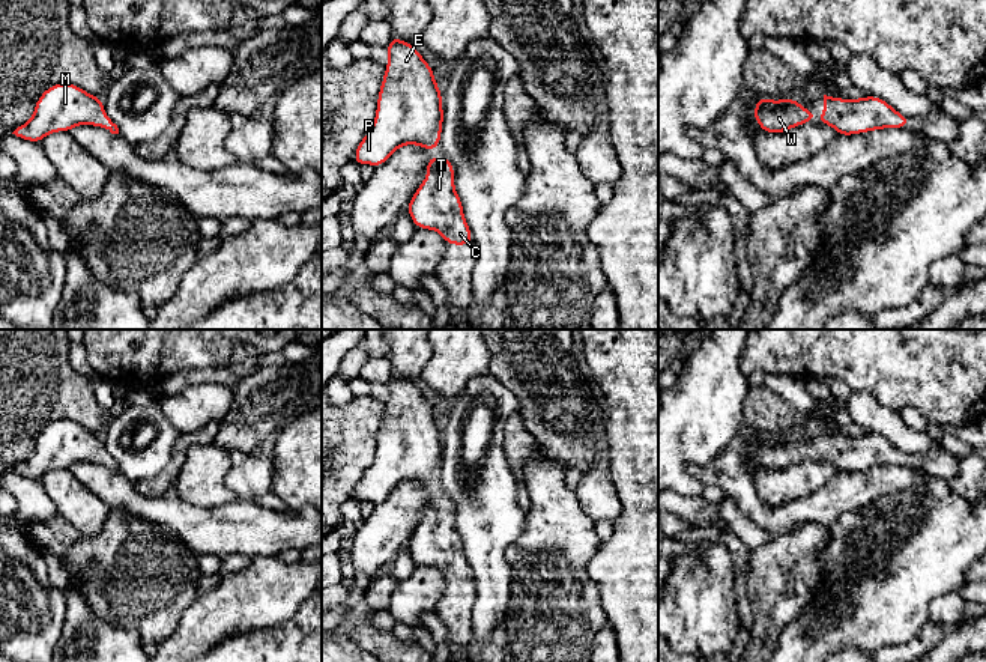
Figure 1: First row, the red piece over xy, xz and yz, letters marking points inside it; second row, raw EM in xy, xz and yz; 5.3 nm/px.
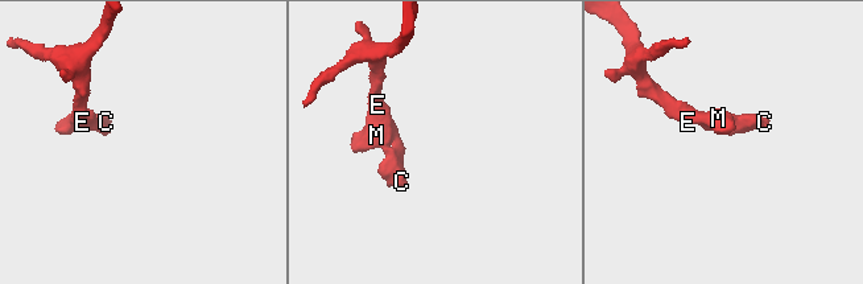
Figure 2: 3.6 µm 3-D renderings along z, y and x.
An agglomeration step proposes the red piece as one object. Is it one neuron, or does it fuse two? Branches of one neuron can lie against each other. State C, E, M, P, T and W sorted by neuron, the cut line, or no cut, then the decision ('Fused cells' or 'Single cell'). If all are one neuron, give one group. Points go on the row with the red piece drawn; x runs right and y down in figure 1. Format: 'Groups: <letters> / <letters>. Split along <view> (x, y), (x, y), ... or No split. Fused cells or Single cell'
Groups: C E M P T W. No split. Single cell

